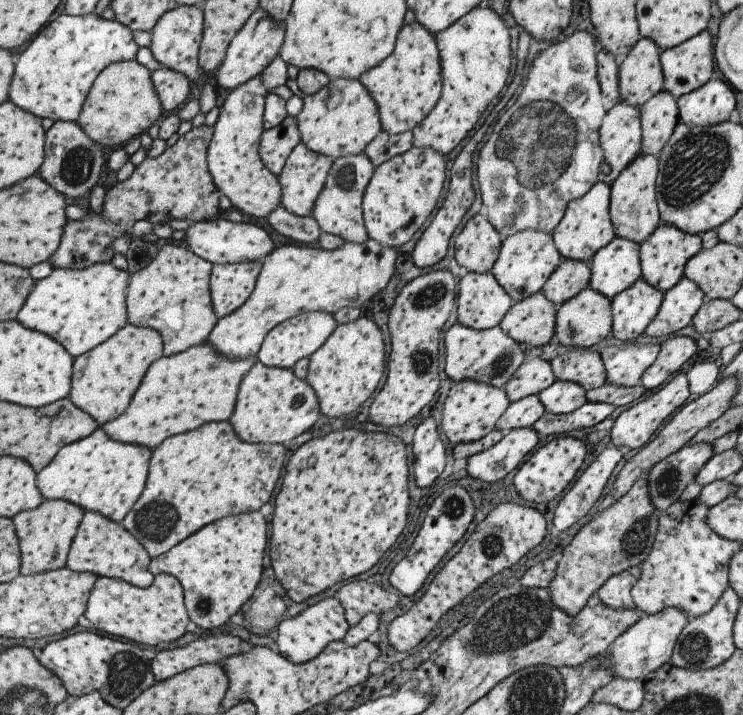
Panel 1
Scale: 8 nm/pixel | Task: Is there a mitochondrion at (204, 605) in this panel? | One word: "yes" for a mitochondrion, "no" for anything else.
yes

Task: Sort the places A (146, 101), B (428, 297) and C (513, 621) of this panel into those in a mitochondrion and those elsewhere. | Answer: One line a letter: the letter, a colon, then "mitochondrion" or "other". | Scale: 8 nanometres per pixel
A: other
B: mitochondrion
C: mitochondrion

